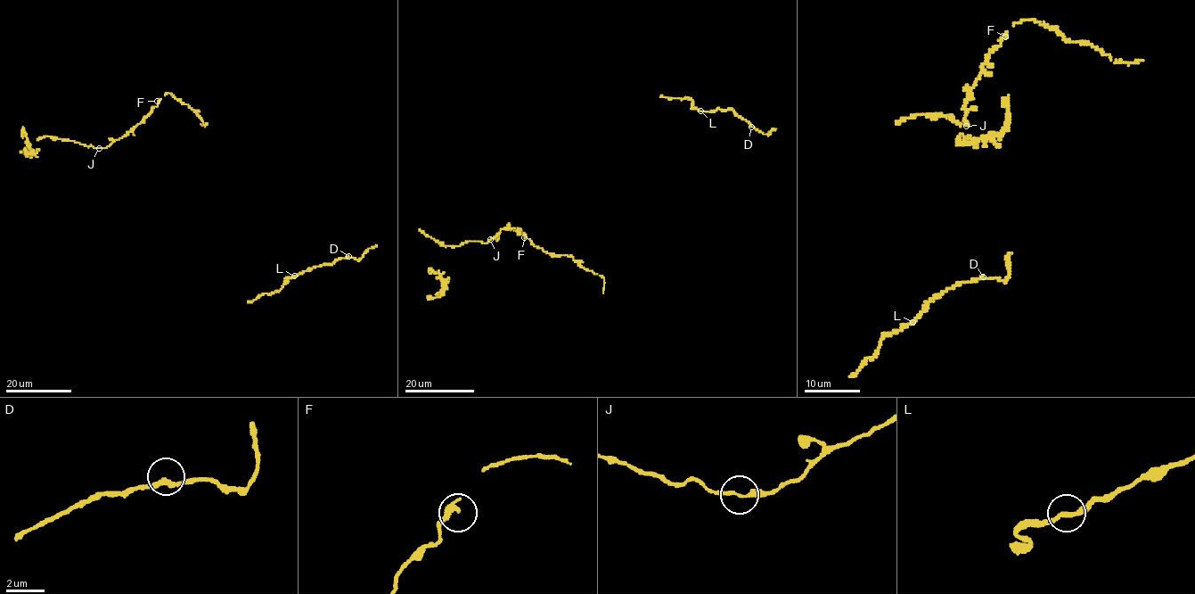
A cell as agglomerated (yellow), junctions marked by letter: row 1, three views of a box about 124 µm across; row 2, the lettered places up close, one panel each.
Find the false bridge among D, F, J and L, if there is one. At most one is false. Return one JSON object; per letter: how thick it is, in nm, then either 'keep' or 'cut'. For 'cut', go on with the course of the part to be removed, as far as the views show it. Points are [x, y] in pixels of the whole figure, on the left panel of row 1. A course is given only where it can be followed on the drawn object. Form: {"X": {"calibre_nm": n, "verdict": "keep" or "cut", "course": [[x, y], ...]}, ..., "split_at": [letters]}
{"D": {"calibre_nm": 220, "verdict": "keep"}, "F": {"calibre_nm": 200, "verdict": "keep"}, "J": {"calibre_nm": 200, "verdict": "keep"}, "L": {"calibre_nm": 200, "verdict": "keep"}, "split_at": []}

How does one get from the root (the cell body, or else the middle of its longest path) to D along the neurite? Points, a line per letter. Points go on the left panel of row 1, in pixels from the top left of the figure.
D: (294, 276), (348, 256)

